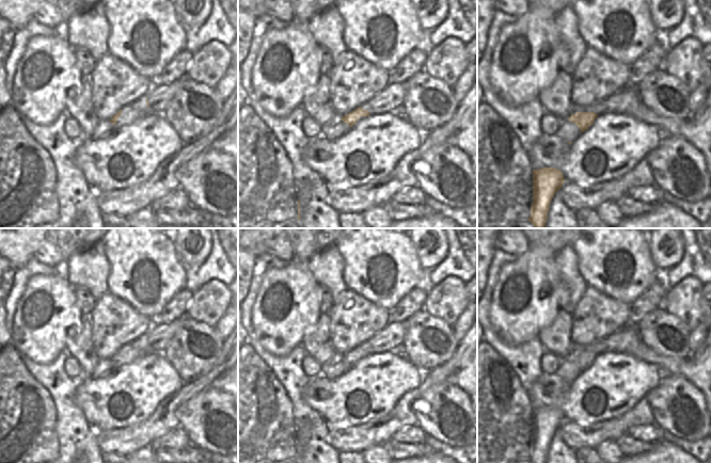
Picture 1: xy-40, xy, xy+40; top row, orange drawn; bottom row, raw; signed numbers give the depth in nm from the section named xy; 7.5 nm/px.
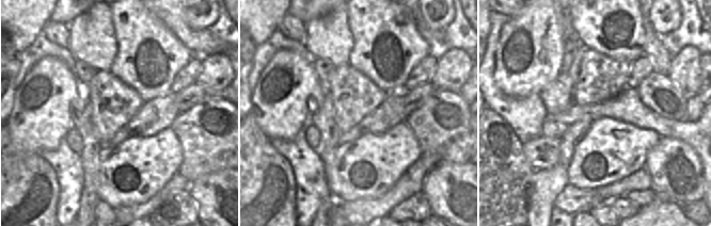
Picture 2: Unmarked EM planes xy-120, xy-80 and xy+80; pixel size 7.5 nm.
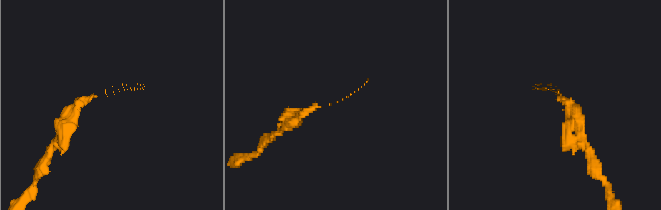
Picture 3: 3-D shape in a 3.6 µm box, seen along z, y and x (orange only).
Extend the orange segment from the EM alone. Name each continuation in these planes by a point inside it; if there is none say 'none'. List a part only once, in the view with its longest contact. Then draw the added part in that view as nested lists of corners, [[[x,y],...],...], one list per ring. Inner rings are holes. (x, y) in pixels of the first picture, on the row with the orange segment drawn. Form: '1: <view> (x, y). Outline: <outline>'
1: xy-40 (139, 110). Outline: [[[142,97],[140,100],[136,101],[133,105],[127,106],[114,125],[116,129],[120,129],[126,125],[130,125],[147,115],[151,114],[151,110],[146,106],[146,97]]]

